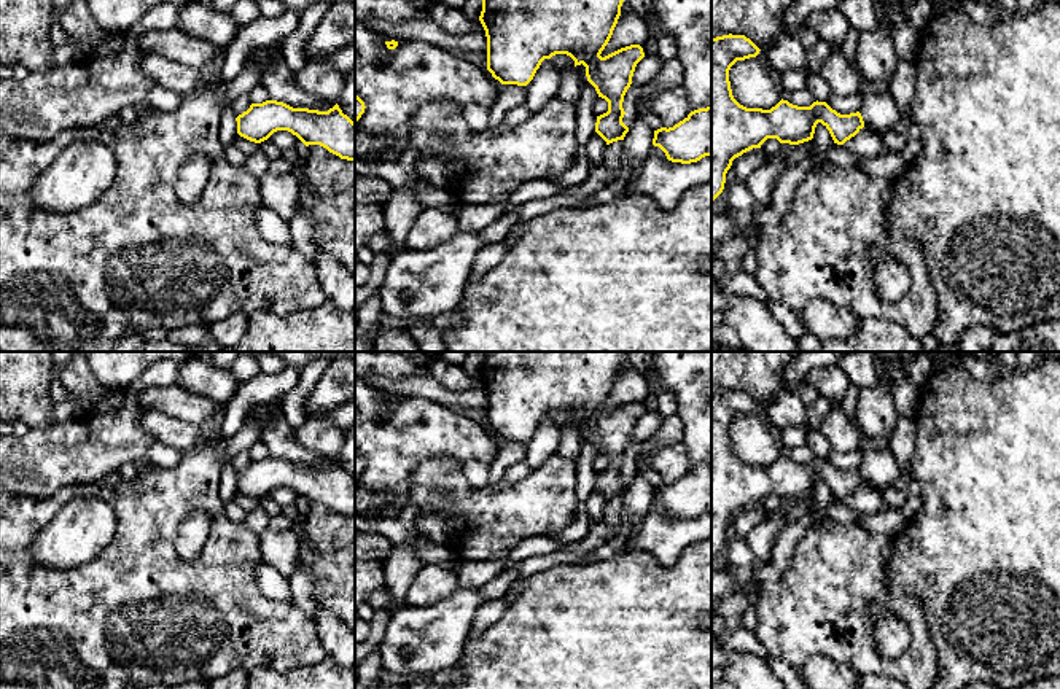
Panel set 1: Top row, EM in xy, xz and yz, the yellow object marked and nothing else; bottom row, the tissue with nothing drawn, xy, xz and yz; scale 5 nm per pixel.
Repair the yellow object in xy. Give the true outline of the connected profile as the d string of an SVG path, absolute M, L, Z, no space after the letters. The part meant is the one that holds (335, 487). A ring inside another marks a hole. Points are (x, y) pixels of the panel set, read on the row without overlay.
M266 457L251 460L236 477L237 490L250 498L261 500L277 487L288 487L306 503L320 501L341 516L355 517L355 479L337 460L318 468Z

